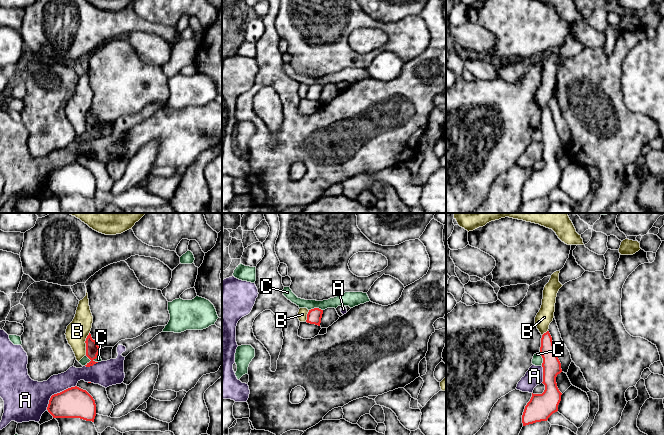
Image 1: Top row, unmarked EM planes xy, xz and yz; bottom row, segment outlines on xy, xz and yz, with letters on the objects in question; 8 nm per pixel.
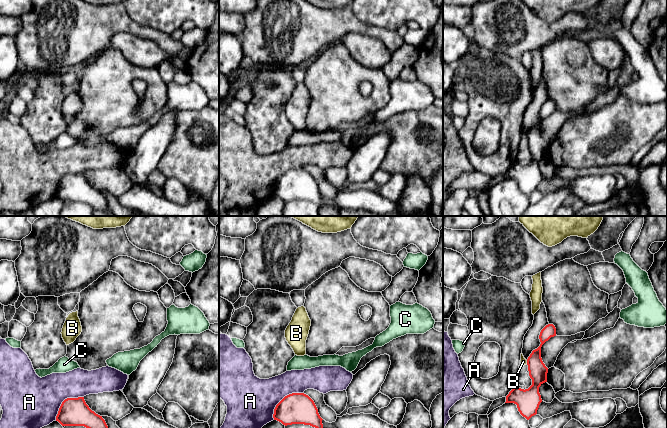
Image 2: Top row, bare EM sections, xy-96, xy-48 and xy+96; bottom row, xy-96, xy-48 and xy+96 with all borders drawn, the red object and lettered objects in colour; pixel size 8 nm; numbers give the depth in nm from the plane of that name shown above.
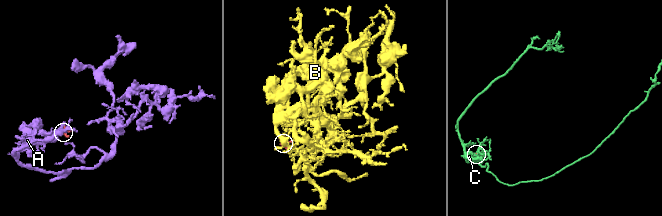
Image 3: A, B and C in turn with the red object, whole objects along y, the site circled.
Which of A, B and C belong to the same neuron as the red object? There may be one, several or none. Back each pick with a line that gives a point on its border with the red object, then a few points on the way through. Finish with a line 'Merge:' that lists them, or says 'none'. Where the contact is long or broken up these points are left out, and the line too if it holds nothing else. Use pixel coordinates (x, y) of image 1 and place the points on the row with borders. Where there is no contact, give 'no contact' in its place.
Merge: none

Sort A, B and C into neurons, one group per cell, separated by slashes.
A / B / C

